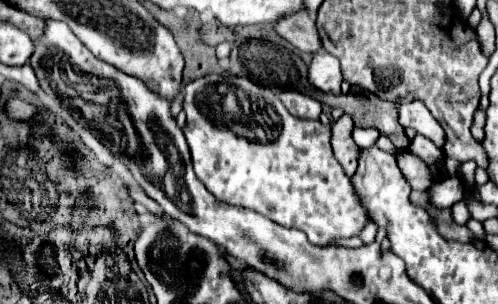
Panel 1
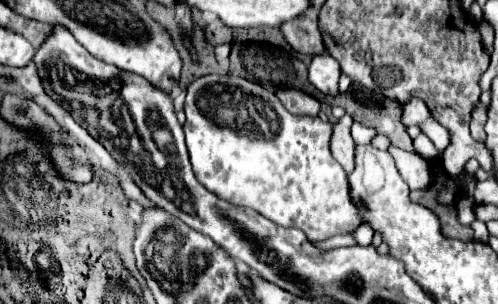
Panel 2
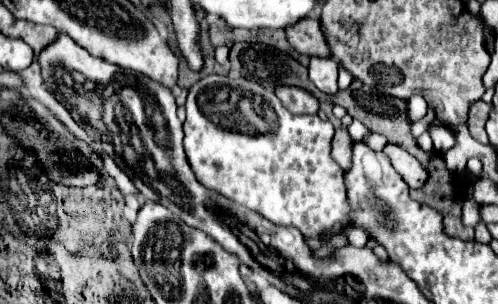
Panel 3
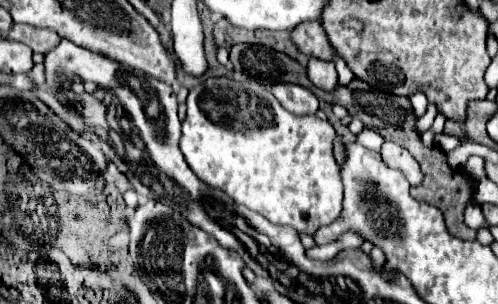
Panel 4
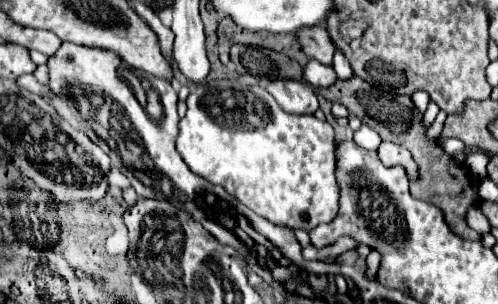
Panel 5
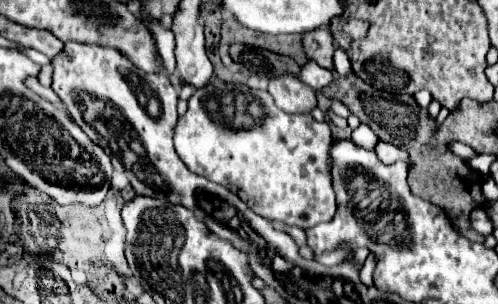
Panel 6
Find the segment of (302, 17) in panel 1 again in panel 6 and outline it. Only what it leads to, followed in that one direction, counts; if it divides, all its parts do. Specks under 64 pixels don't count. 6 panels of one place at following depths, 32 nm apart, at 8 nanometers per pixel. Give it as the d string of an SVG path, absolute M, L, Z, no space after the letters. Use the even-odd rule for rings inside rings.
M320 28L316 32L308 32L308 36L304 36L304 50L306 56L314 62L318 62L322 68L334 70L334 38L330 28Z

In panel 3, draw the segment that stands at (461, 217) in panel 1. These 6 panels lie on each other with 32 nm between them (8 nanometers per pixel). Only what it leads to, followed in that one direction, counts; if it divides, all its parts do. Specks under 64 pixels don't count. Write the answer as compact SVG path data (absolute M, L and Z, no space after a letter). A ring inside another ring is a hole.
M466 200L464 202L464 210L462 210L462 222L466 224L466 226L476 226L476 224L480 224L482 222L482 218L480 218L480 204L476 204L474 200Z

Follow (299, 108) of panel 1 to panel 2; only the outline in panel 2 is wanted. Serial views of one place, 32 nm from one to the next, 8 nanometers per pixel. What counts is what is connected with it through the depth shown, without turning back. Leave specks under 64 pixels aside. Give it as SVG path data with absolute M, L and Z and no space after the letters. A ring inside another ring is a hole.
M280 88L276 92L276 96L284 104L284 108L288 112L292 112L292 114L316 116L320 112L320 102L314 96L302 92L302 90L296 90L296 88Z

